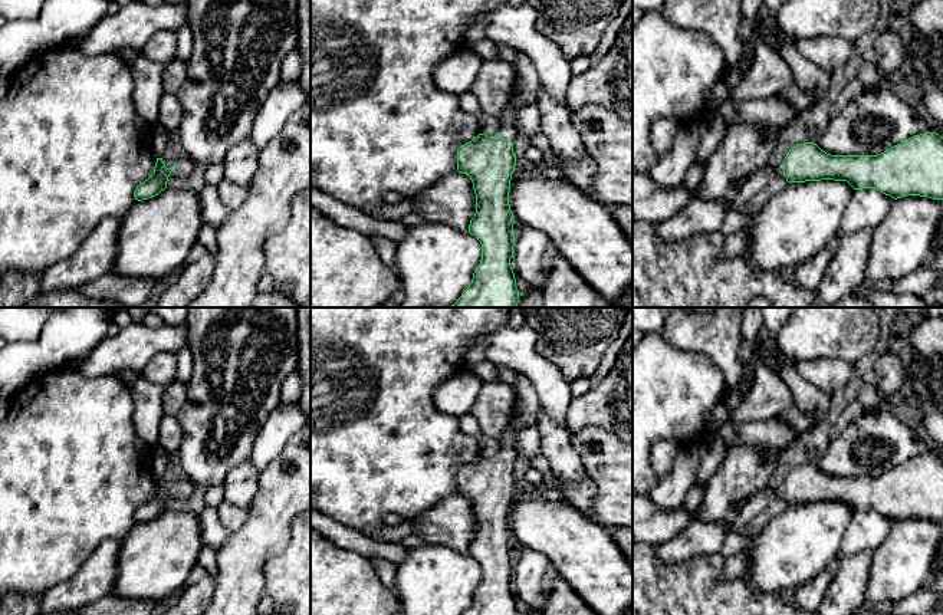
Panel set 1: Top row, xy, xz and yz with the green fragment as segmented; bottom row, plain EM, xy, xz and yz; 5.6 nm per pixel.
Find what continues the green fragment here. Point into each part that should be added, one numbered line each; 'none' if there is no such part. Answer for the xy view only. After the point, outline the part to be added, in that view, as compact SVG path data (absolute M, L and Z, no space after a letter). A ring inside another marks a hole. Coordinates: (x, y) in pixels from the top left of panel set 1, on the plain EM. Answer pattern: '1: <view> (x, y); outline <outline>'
1: xy (184, 490); outline M188 480L181 481L178 486L175 486L175 497L181 500L191 499L193 491L194 491L194 484Z

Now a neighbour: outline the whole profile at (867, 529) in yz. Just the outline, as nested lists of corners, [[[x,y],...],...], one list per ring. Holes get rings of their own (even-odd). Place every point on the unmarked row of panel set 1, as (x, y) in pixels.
[[[874,510],[854,512],[845,530],[840,558],[875,550],[888,536],[896,522]]]

